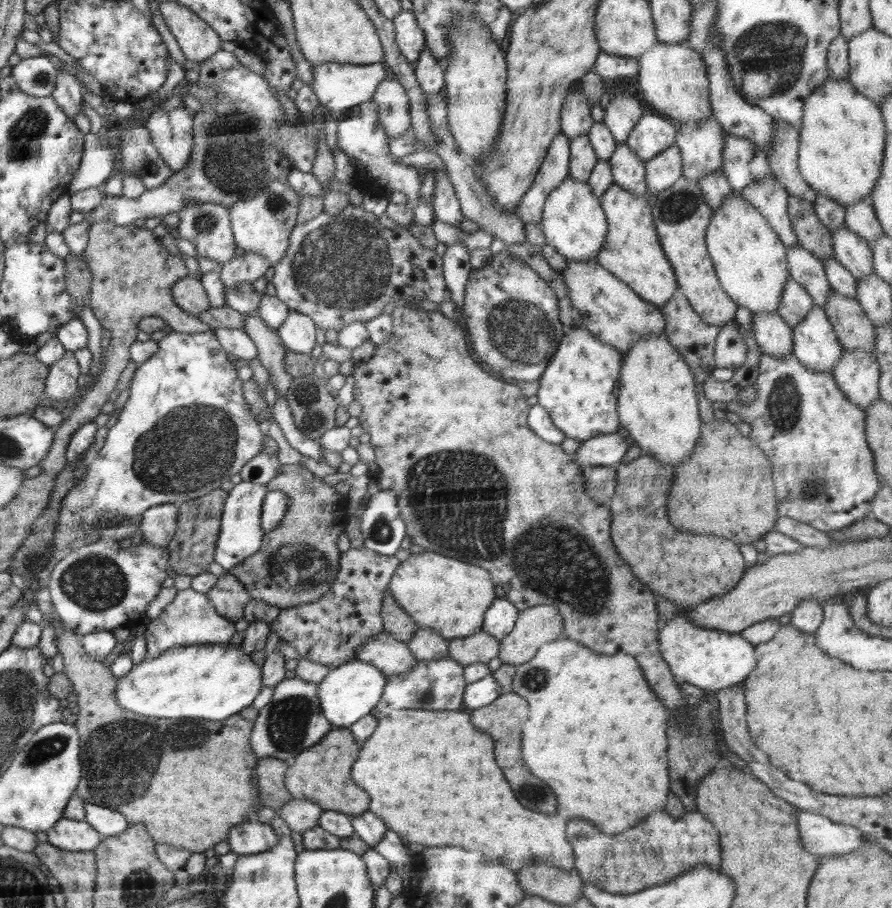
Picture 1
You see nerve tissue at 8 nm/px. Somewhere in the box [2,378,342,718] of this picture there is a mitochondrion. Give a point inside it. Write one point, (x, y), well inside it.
(192, 448)

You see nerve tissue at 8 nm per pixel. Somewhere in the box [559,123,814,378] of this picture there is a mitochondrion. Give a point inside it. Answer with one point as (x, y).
(683, 205)

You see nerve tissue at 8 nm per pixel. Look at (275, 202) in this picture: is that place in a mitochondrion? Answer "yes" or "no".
yes

